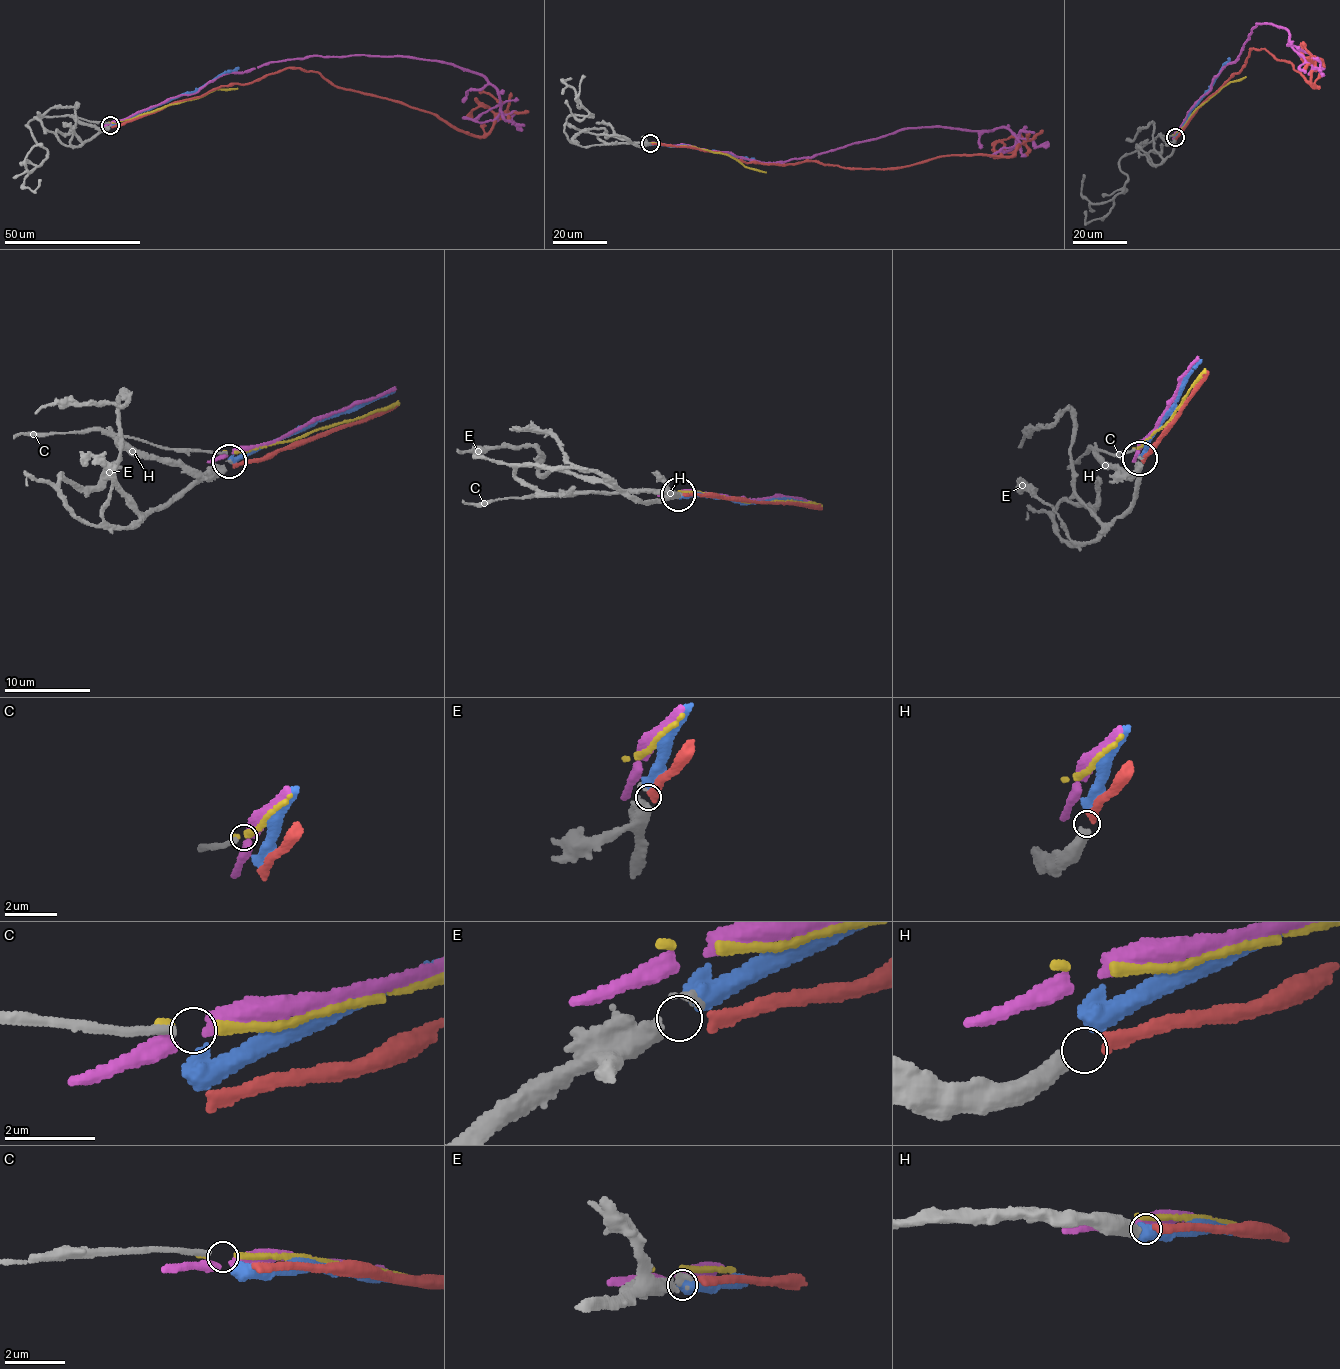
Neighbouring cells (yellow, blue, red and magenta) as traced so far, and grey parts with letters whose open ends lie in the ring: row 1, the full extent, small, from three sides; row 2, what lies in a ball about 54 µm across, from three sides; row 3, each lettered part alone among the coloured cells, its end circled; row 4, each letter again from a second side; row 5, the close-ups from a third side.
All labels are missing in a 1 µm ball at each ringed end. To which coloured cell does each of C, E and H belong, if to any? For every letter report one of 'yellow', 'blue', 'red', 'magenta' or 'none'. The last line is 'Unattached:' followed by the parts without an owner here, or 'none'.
C: none
E: blue
H: red
Unattached: C

